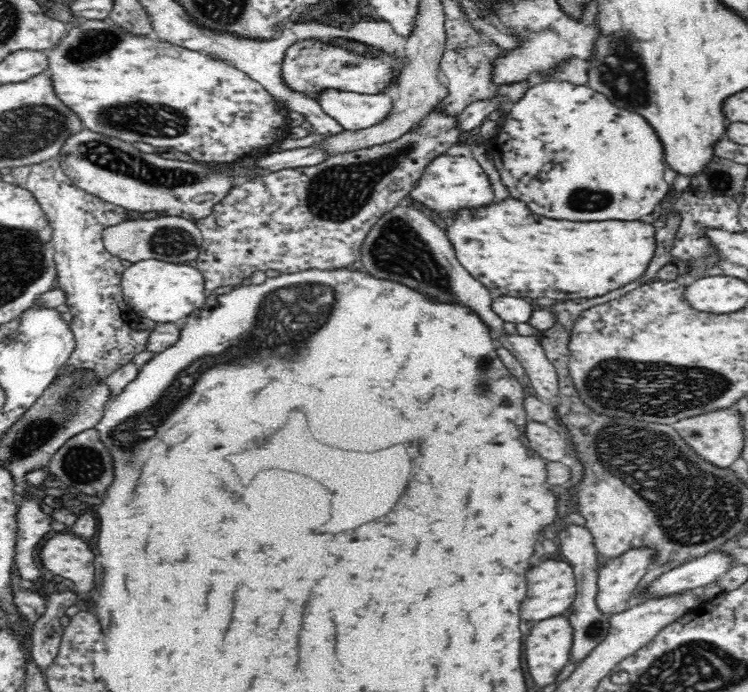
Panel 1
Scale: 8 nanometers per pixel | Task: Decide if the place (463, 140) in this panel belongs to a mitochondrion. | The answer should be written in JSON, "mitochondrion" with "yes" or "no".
{"mitochondrion":"no"}

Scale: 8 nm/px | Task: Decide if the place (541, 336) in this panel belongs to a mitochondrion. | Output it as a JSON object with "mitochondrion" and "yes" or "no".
{"mitochondrion":"no"}

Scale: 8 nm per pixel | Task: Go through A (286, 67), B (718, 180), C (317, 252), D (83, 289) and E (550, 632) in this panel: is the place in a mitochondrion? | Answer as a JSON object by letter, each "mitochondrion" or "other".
{"A":"other","B":"mitochondrion","C":"other","D":"other","E":"other"}

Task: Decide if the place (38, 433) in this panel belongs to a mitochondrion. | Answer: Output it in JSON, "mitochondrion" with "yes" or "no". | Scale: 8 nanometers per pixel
{"mitochondrion":"yes"}

